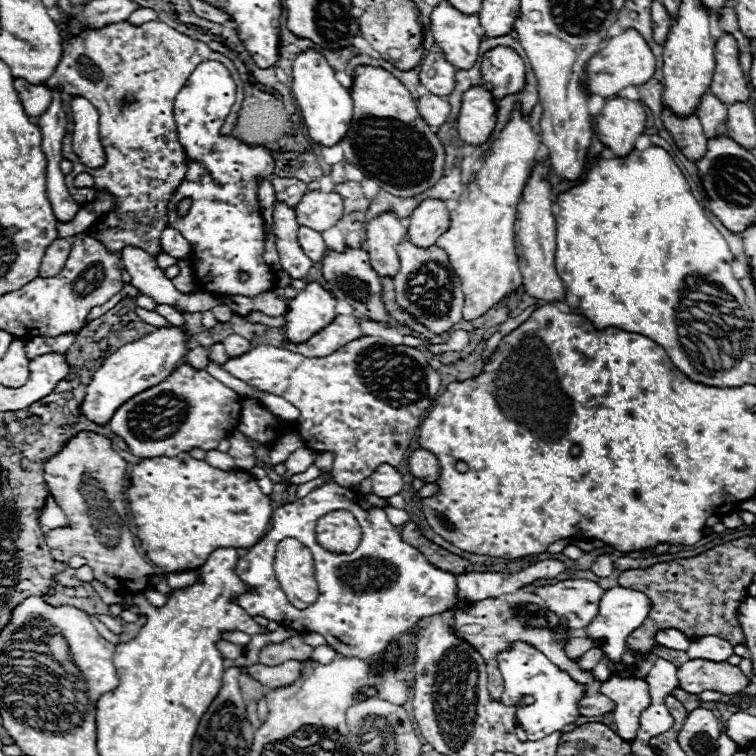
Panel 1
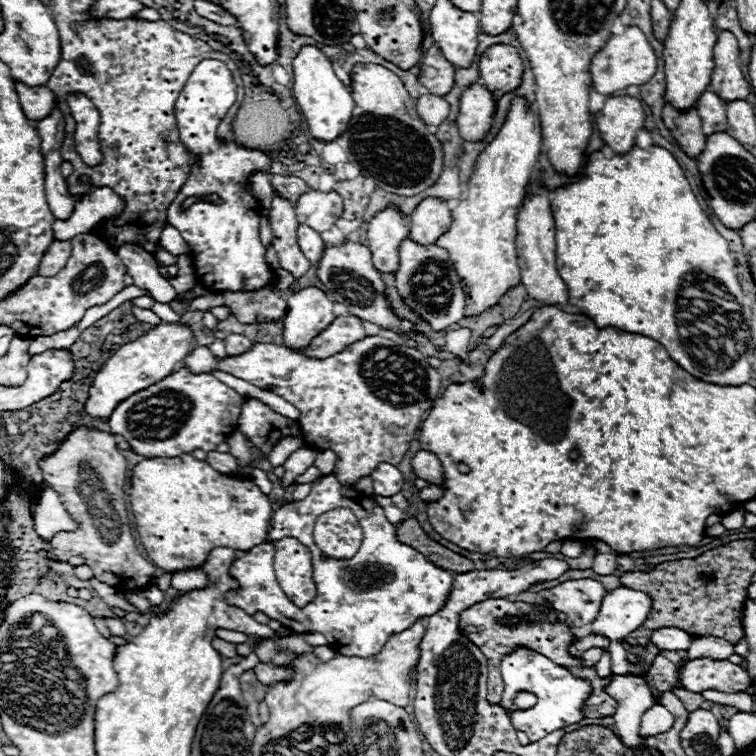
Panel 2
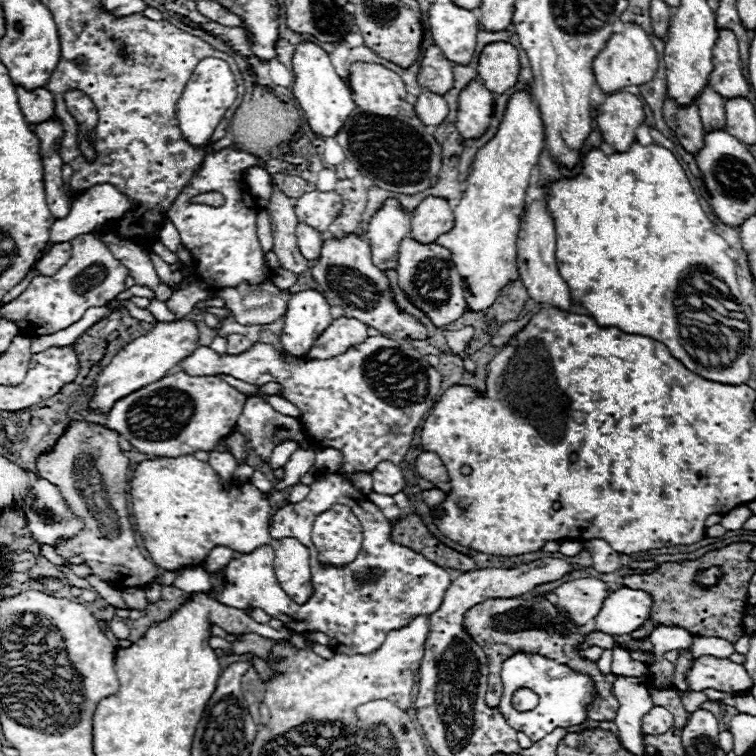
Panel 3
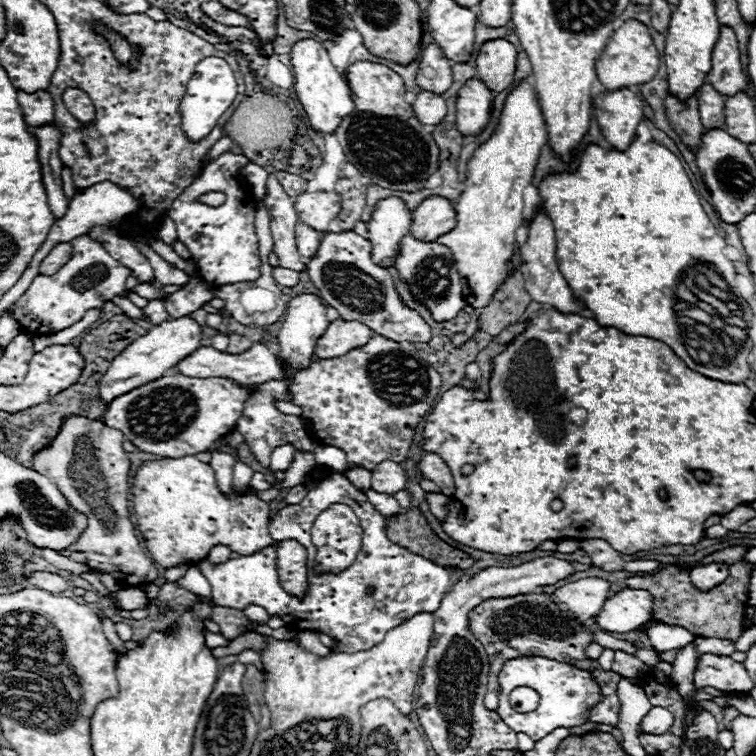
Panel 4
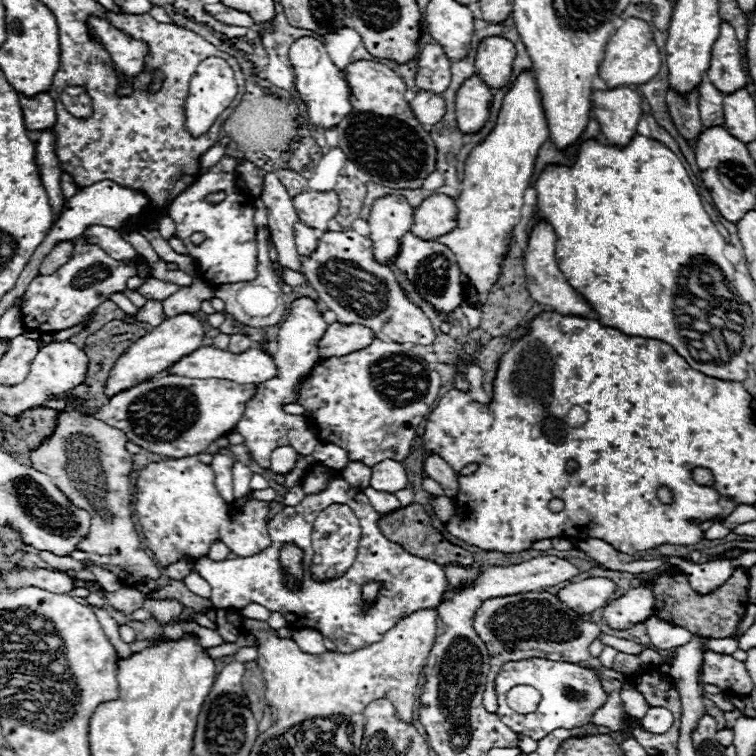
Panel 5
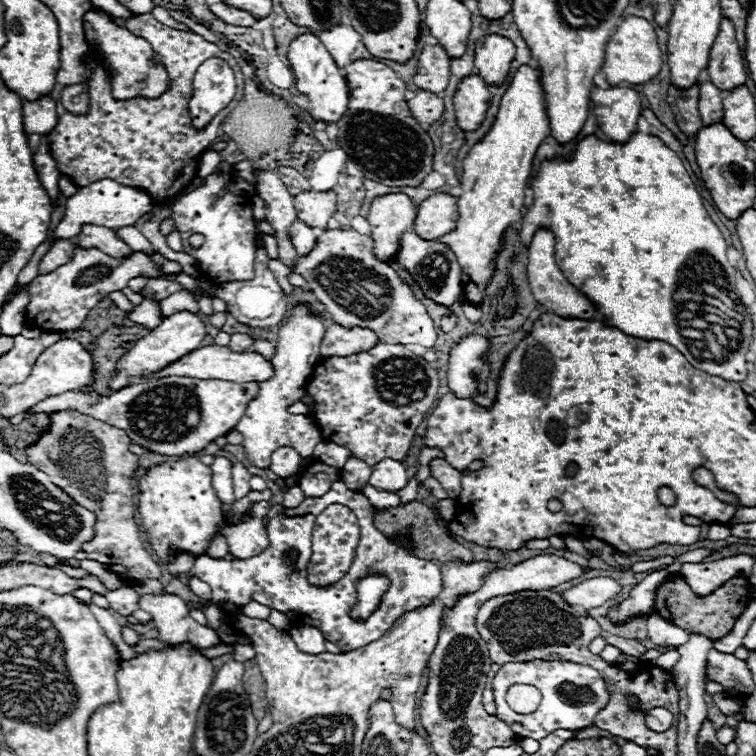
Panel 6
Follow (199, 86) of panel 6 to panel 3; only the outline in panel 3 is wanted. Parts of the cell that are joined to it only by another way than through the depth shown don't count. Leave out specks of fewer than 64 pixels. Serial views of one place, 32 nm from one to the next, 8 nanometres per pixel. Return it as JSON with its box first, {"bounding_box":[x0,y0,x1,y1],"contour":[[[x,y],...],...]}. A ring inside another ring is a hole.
{"bounding_box":[178,58,236,146],"contour":[[[204,58],[194,74],[190,76],[182,98],[178,100],[178,120],[180,120],[180,130],[186,142],[192,146],[202,146],[210,140],[214,128],[218,126],[220,118],[224,112],[234,104],[236,100],[236,82],[234,74],[228,68],[228,64],[220,58]]]}

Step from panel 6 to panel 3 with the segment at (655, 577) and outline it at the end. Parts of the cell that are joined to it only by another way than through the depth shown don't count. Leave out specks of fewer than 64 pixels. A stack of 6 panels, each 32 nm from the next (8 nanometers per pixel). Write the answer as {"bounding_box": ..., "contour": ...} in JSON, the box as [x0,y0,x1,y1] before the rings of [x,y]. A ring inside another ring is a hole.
{"bounding_box":[594,588,652,636],"contour":[[[620,588],[604,600],[600,614],[594,618],[596,630],[610,636],[634,632],[650,618],[650,608],[652,596],[648,592]]]}

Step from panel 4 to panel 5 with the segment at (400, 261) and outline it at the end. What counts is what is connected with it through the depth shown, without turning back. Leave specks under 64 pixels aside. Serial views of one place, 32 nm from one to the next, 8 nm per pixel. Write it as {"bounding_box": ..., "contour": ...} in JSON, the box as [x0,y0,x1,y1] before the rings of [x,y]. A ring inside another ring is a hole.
{"bounding_box":[396,232,462,316],"contour":[[[406,232],[400,240],[400,252],[396,256],[396,266],[408,274],[408,278],[420,290],[422,298],[432,302],[436,306],[436,310],[446,312],[446,316],[450,316],[454,312],[454,308],[462,304],[460,268],[458,268],[454,254],[444,244],[434,242],[434,240],[422,240],[422,238],[414,236],[412,232]]]}

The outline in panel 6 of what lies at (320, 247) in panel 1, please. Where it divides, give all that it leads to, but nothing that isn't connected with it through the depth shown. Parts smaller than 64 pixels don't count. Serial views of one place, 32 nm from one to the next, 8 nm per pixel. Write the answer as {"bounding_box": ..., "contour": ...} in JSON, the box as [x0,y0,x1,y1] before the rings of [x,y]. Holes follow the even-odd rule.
{"bounding_box":[290,220,316,256],"contour":[[[296,220],[296,222],[290,226],[290,240],[292,240],[296,252],[298,252],[300,256],[304,256],[304,254],[308,254],[308,252],[314,248],[314,244],[316,244],[316,234],[314,234],[314,230],[312,230],[310,226],[306,226],[304,222]]]}

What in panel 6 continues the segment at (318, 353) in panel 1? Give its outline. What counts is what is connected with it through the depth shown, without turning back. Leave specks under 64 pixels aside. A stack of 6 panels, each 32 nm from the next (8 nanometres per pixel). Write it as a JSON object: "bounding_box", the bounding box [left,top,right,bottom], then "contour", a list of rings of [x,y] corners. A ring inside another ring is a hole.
{"bounding_box":[320,324,382,358],"contour":[[[332,324],[320,342],[320,354],[324,358],[328,358],[328,356],[350,356],[350,354],[370,350],[376,342],[382,342],[382,340],[368,328],[356,326],[352,330],[344,330],[342,326]]]}

